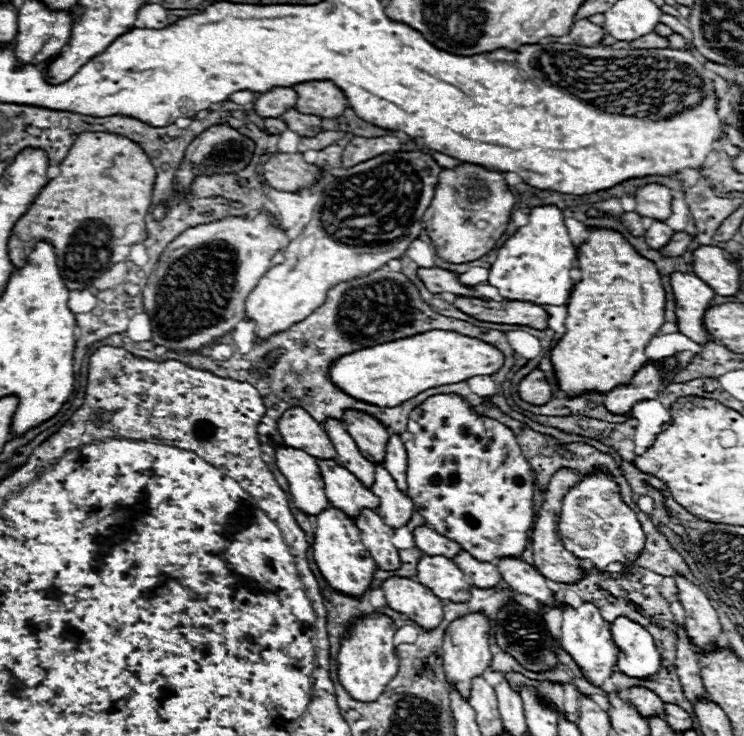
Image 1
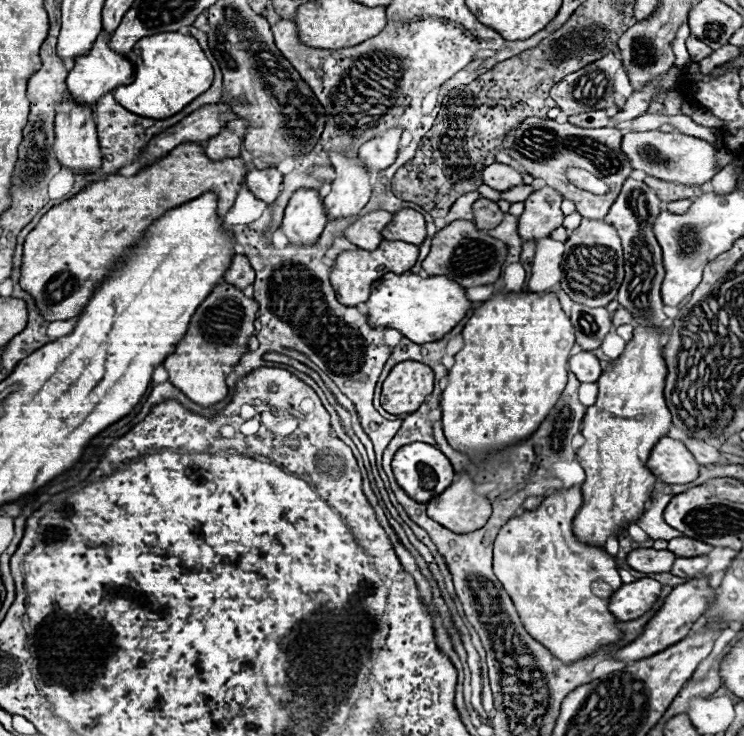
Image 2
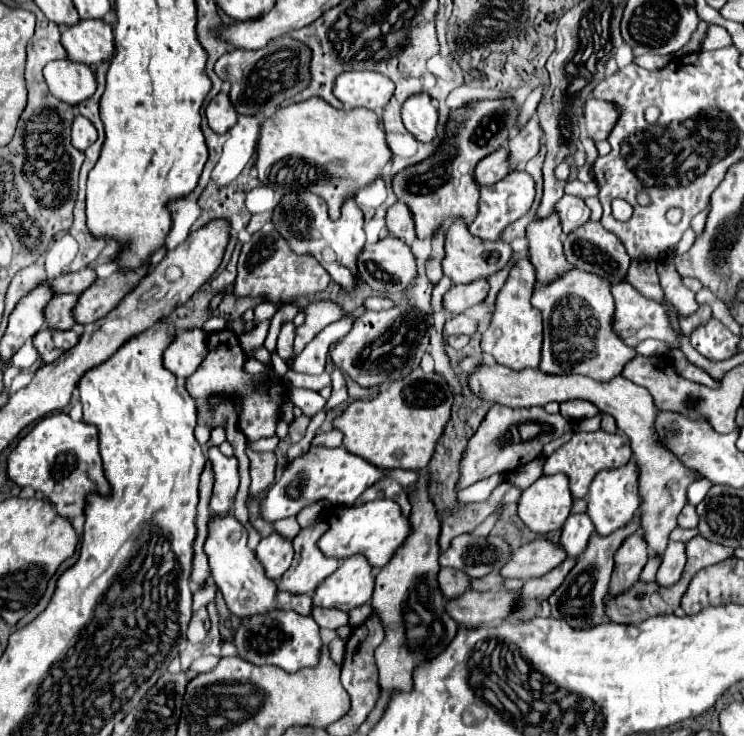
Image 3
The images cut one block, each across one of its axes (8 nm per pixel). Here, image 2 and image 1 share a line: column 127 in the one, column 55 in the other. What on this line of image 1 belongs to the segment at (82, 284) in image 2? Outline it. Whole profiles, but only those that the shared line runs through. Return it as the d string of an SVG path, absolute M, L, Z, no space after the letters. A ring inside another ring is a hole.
M108 132L78 134L74 146L68 150L68 156L60 164L60 176L48 180L48 184L40 190L38 198L32 202L30 210L12 228L12 236L8 240L8 254L14 268L22 268L34 246L40 240L46 240L54 246L58 268L62 280L66 282L66 288L82 290L92 286L92 282L104 272L108 272L114 264L126 262L134 244L142 244L146 240L144 218L152 204L154 178L156 170L150 158L132 140Z

